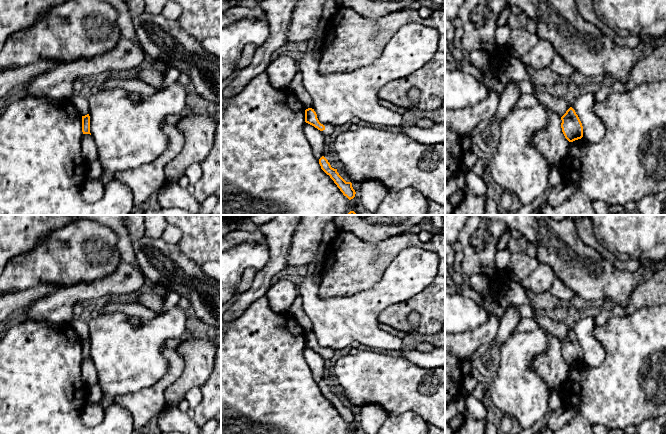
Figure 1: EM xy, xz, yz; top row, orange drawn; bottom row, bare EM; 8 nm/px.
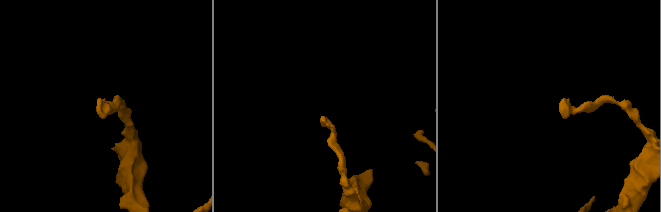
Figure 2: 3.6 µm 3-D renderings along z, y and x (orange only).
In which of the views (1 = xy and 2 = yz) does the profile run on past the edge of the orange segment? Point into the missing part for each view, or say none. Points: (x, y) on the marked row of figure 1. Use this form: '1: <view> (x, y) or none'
1: none
2: none

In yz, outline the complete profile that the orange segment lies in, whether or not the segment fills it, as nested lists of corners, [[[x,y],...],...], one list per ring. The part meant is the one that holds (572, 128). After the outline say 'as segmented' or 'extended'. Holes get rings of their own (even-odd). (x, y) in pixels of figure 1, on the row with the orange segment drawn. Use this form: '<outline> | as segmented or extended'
[[[570,107],[561,117],[561,128],[565,138],[569,142],[583,137],[583,126],[575,110]]] | as segmented

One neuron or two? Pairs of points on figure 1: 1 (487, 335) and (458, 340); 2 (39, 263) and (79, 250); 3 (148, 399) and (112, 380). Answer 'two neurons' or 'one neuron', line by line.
1: one neuron
2: one neuron
3: two neurons

